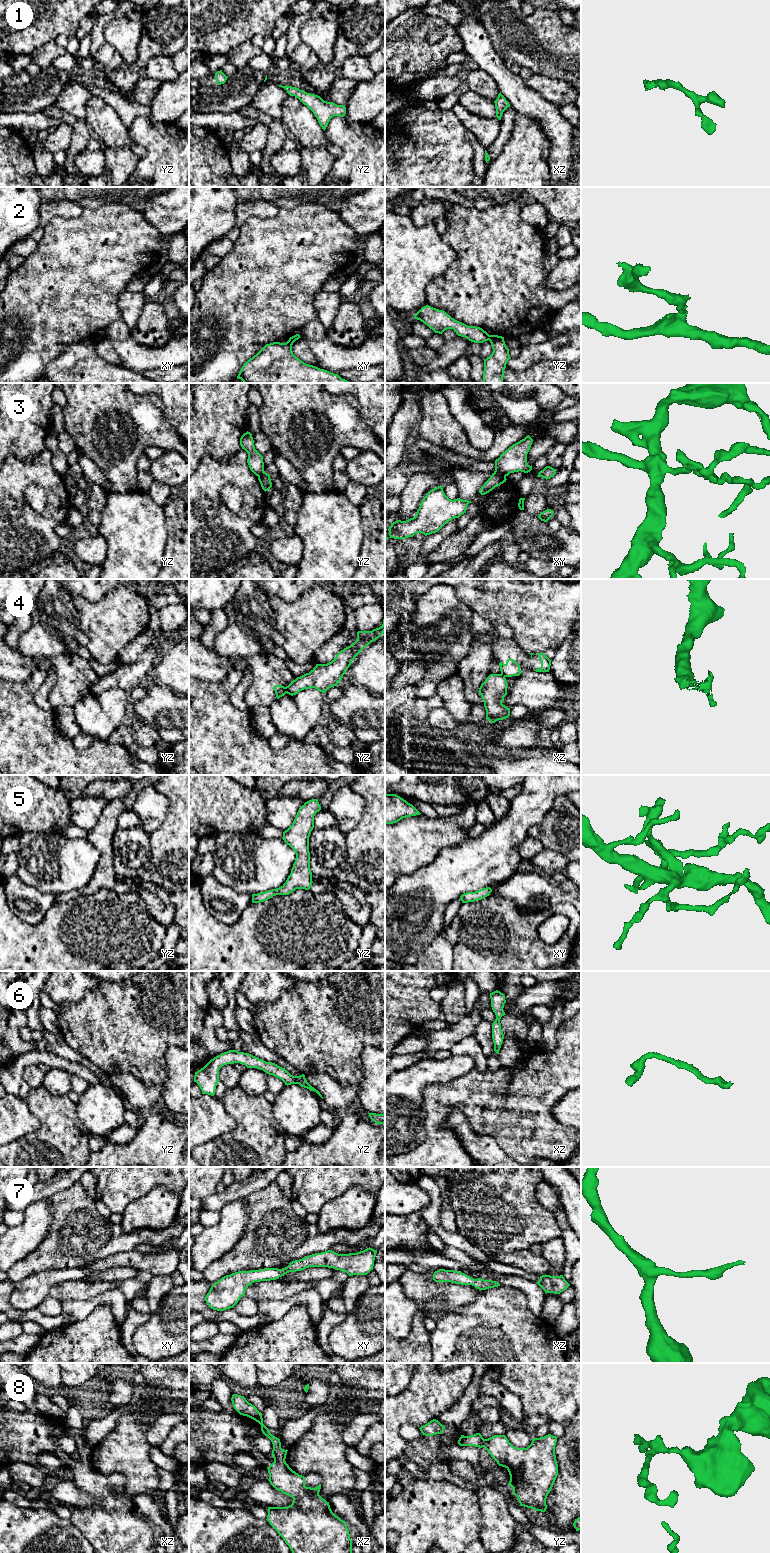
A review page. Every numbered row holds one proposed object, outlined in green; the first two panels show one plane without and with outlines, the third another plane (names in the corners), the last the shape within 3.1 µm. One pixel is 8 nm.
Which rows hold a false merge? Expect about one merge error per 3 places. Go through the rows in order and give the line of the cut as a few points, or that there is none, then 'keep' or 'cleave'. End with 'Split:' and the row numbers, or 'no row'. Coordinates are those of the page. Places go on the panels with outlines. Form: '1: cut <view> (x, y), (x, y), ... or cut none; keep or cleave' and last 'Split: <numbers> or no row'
1: cut none; keep
2: cut yz (490, 335), (488, 339); cleave
3: cut xy (494, 471), (505, 476); cleave
4: cut yz (285, 687), (287, 692); cleave
5: cut none; keep
6: cut none; keep
7: cut none; keep
8: cut none; keep
Split: 2, 3, 4

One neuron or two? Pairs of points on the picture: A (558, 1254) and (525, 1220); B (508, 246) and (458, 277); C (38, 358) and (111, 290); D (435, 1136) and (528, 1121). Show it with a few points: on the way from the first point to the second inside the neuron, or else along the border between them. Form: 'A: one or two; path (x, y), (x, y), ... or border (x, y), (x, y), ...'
A: two; border (560, 1235), (549, 1238), (541, 1244)
B: one; path (496, 258), (480, 274), (473, 274), (470, 277)
C: one; path (56, 340), (93, 303)
D: one; path (440, 1107), (446, 1101), (485, 1101), (499, 1111)

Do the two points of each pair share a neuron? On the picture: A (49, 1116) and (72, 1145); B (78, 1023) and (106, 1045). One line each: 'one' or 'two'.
A: one
B: one

